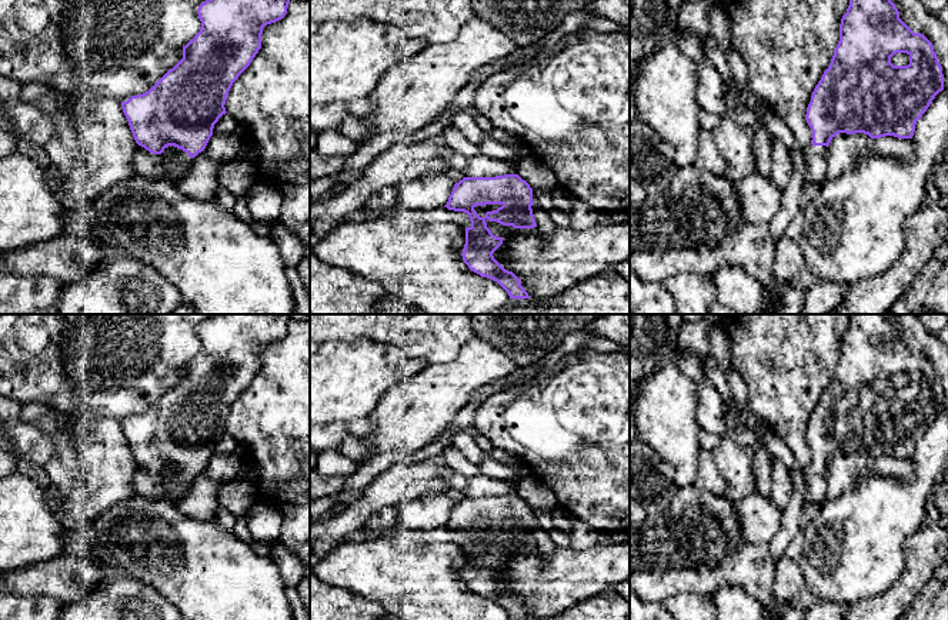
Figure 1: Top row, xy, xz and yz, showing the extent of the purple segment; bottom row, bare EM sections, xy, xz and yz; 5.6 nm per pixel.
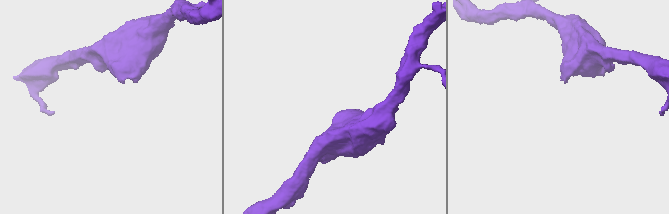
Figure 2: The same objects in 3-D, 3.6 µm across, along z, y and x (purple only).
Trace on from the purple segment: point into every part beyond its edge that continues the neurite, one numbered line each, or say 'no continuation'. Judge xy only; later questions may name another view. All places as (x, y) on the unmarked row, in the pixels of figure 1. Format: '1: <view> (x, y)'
1: xy (186, 486)

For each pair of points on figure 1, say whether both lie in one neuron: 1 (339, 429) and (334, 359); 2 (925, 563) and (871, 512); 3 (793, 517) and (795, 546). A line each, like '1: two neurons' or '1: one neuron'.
1: two neurons
2: two neurons
3: two neurons

